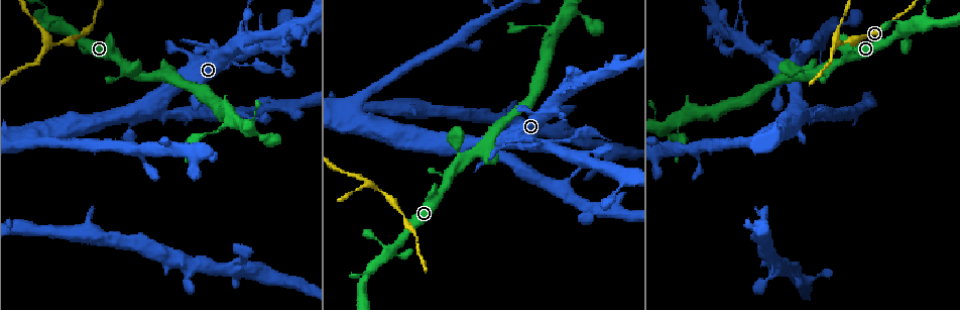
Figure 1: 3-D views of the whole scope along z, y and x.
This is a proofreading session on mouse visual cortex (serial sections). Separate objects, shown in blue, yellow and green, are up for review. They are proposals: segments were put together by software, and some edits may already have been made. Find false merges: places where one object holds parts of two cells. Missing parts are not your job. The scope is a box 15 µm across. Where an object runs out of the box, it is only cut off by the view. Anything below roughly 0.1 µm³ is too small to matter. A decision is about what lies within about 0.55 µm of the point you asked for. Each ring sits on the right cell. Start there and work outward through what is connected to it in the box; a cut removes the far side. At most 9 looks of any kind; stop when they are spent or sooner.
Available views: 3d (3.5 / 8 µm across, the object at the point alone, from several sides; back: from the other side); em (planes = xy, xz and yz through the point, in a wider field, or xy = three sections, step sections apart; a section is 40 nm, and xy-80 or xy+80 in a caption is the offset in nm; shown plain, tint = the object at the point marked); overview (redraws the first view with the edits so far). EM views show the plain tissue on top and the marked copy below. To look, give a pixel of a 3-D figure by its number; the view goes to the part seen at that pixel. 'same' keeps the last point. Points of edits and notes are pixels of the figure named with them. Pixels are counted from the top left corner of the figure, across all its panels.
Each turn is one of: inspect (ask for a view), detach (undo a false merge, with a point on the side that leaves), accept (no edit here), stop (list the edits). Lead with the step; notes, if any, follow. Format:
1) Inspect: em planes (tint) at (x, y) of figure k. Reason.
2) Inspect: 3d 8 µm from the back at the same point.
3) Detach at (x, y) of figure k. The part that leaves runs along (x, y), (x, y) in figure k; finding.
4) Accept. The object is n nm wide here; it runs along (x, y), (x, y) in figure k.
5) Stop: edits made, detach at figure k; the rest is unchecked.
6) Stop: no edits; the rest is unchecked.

Inspect: 3d 3.5 µm at (810, 76) of figure 1. Three-way junction.

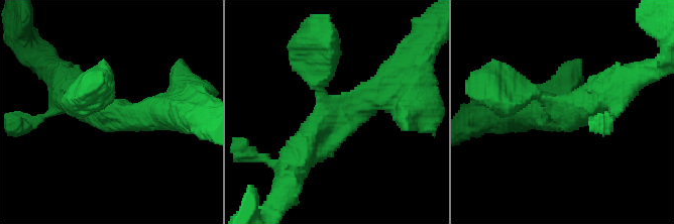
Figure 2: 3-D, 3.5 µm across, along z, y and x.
Inspect: em planes (tint) at (569, 114) of figure 2. 3 arms meet here; the arms are 250, 500, 500 nm wide; now the EM.

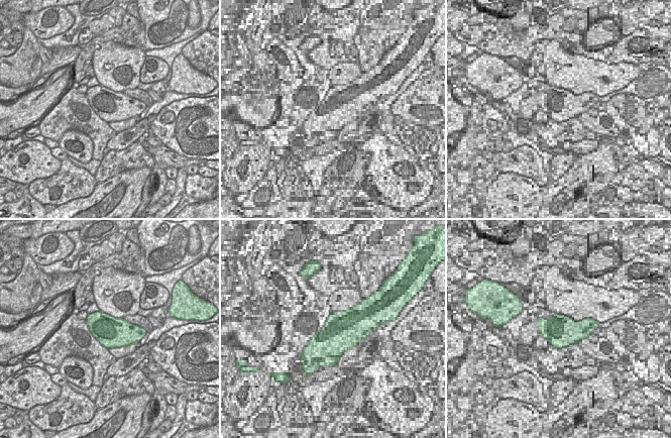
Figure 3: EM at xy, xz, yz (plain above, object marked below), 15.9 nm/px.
Inspect: em xy step 5 (tint) at the same point. Another direction.

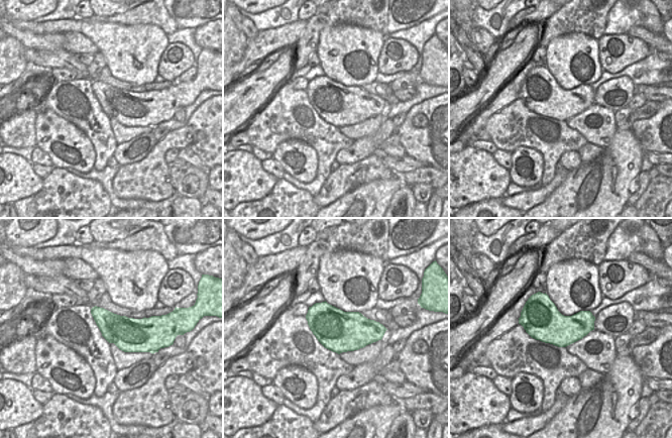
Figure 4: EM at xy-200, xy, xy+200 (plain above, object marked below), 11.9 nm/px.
Accept. It runs along (294, 162), (309, 139), (392, 78) in figure 2; all the same cell.

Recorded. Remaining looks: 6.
Inspect: 3d 3.5 µm from the back at (373, 185) of figure 1. Thick turns thin.

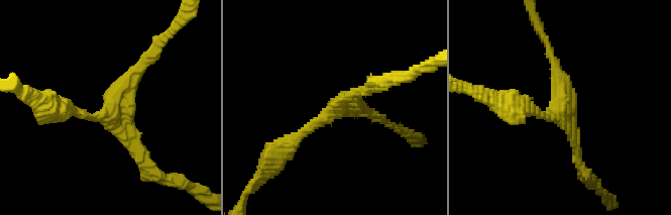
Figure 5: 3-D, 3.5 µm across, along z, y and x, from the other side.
Inspect: em xy step 5 (tint) at (335, 110) of figure 5. 3 arms meet here; the arms are 150, 250, 250 nm wide; now the EM.

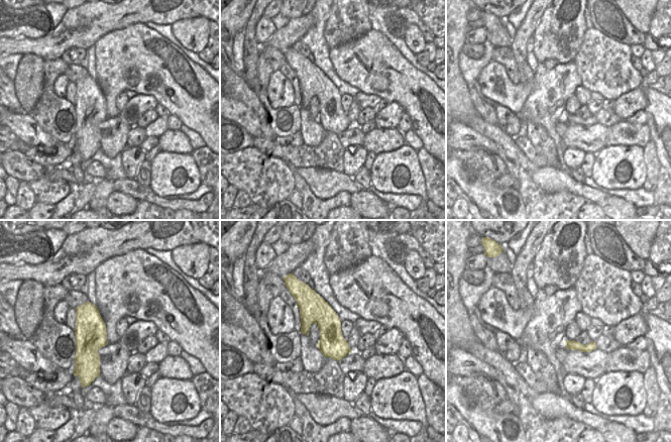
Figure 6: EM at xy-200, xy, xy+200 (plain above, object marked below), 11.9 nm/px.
Accept. It runs along (282, 151), (352, 94), (368, 89) in figure 5; all the same cell.

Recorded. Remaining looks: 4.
Inspect: 3d 3.5 µm at (833, 27) of figure 1.

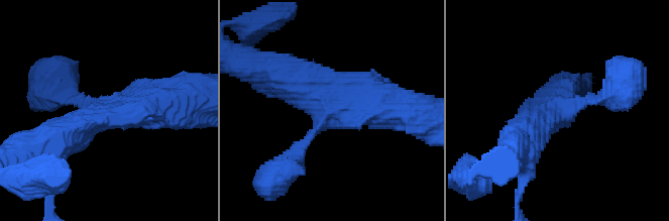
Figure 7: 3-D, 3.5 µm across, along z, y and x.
Inspect: em planes (tint) at (554, 112) of figure 7. 4 arms meet here; the arms are 150, 300, 600, 600 nm wide.

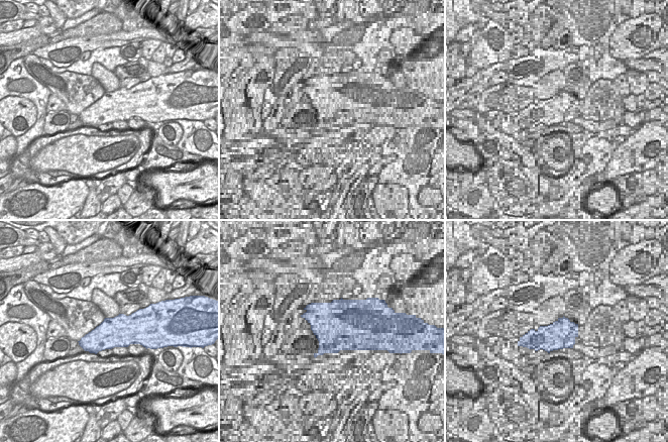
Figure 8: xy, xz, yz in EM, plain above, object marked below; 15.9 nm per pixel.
Accept. The object is 500 nm wide here; it runs along (519, 145), (570, 105), (603, 99) in figure 7; one cell here.

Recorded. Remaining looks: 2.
Inspect: 3d 3.5 µm at (563, 86) of figure 1. Calibre changes.

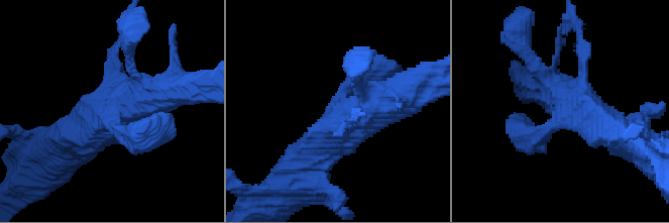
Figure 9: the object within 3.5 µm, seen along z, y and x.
Inspect: em xy step 1 (tint) at (567, 115) of figure 9.

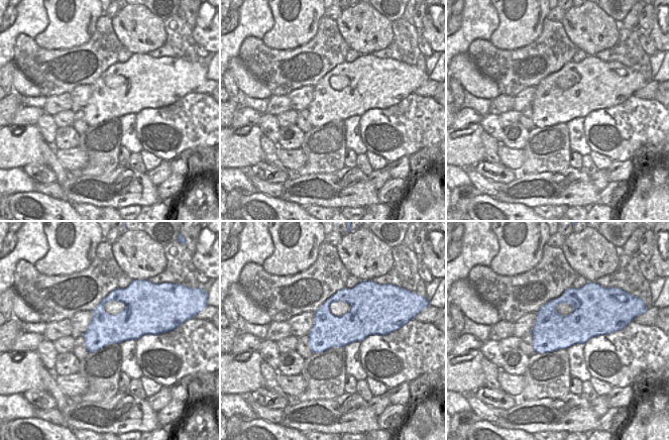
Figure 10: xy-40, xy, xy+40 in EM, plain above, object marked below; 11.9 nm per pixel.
Accept. It runs along (309, 166), (342, 130), (405, 92) in figure 9; continuous, no second cell.

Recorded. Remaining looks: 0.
Stop: no edits; the rest is unchecked.

